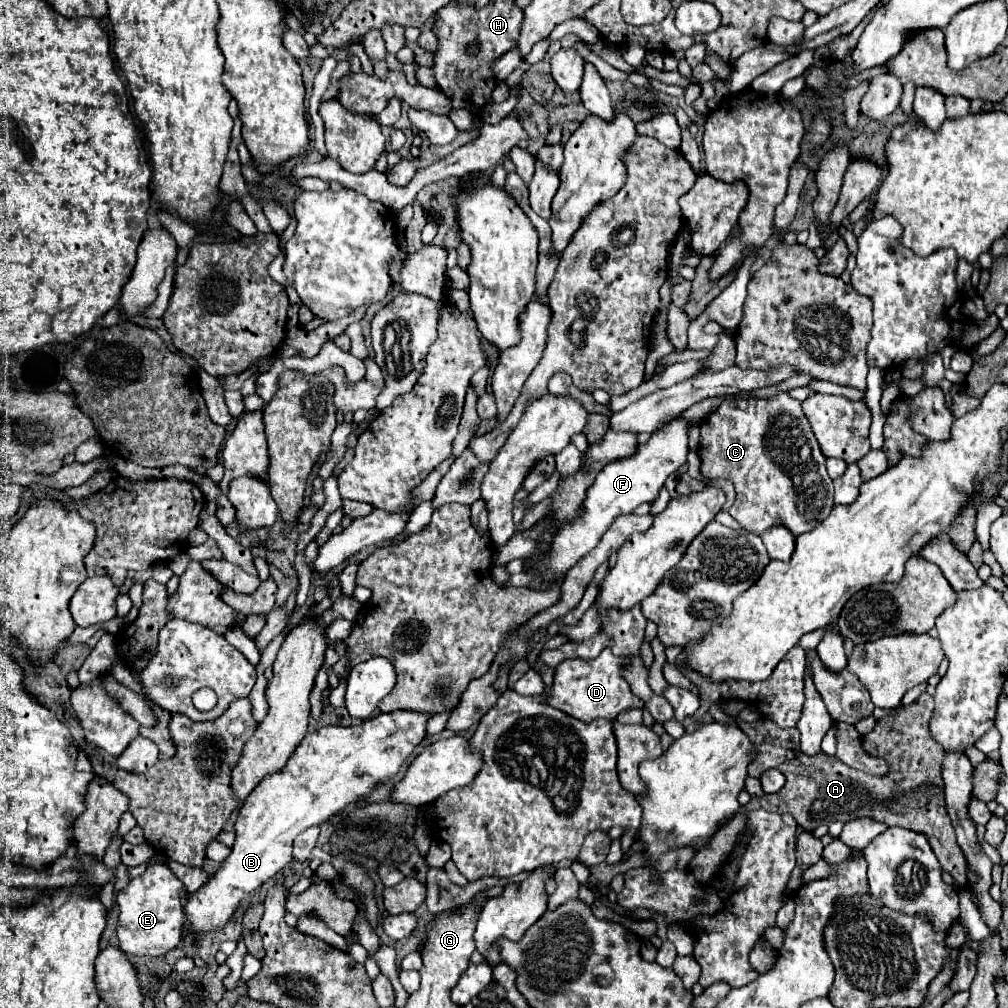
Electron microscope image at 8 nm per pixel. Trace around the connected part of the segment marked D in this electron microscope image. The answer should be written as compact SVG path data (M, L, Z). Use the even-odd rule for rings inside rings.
M605 648L595 660L565 660L555 668L553 686L549 688L547 704L577 718L583 722L591 722L595 718L611 718L629 708L643 708L643 702L631 694L629 684L621 678L619 666L625 664L625 658L617 658Z

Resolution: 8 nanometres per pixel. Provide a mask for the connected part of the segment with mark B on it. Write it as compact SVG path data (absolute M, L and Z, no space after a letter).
M397 710L389 714L377 714L375 718L363 720L359 724L325 726L315 730L313 734L307 734L303 742L297 746L295 754L289 758L285 770L265 778L239 808L239 816L235 822L237 838L231 848L231 854L221 864L221 868L207 880L207 884L203 884L197 892L189 894L185 916L191 920L191 930L197 934L221 930L233 918L245 894L259 888L263 882L271 880L273 876L277 876L293 860L291 850L297 834L301 834L309 826L323 824L333 814L341 812L347 804L353 804L359 796L369 794L379 782L393 778L403 766L405 758L425 738L425 724L429 718L431 718L429 714Z

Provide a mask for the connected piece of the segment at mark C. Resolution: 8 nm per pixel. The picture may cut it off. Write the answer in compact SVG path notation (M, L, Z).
M779 392L771 398L725 398L701 426L699 458L705 478L725 478L733 482L737 498L729 514L757 536L771 526L785 526L791 534L799 536L823 522L835 506L833 480L825 470L825 456L813 436L801 402L791 398L789 392Z

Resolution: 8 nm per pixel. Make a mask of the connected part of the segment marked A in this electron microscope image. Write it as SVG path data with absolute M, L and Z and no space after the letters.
M923 692L913 704L909 706L899 706L895 708L895 712L891 716L885 716L881 720L877 720L873 732L869 732L863 738L863 748L865 752L883 758L889 766L891 772L887 776L869 776L863 772L857 772L849 766L845 766L837 756L827 756L827 754L817 754L817 756L807 756L799 754L797 758L793 758L793 762L785 762L779 766L779 772L783 772L785 776L785 786L769 796L763 796L757 800L757 806L769 810L769 812L781 812L781 814L791 814L801 828L805 830L815 830L819 824L831 824L835 820L839 822L849 822L855 818L871 818L877 822L883 822L887 826L899 826L899 828L907 828L919 834L925 834L933 840L939 840L945 836L945 844L931 844L933 852L937 854L937 860L941 862L941 868L945 872L949 872L955 878L955 886L957 888L965 888L967 886L967 878L965 878L965 856L961 852L961 848L957 846L955 840L955 830L953 824L949 822L947 816L947 808L945 808L945 798L943 798L943 778L941 778L941 762L945 758L945 750L941 750L941 746L933 740L933 736L929 734L929 718L933 714L935 702L933 698Z

